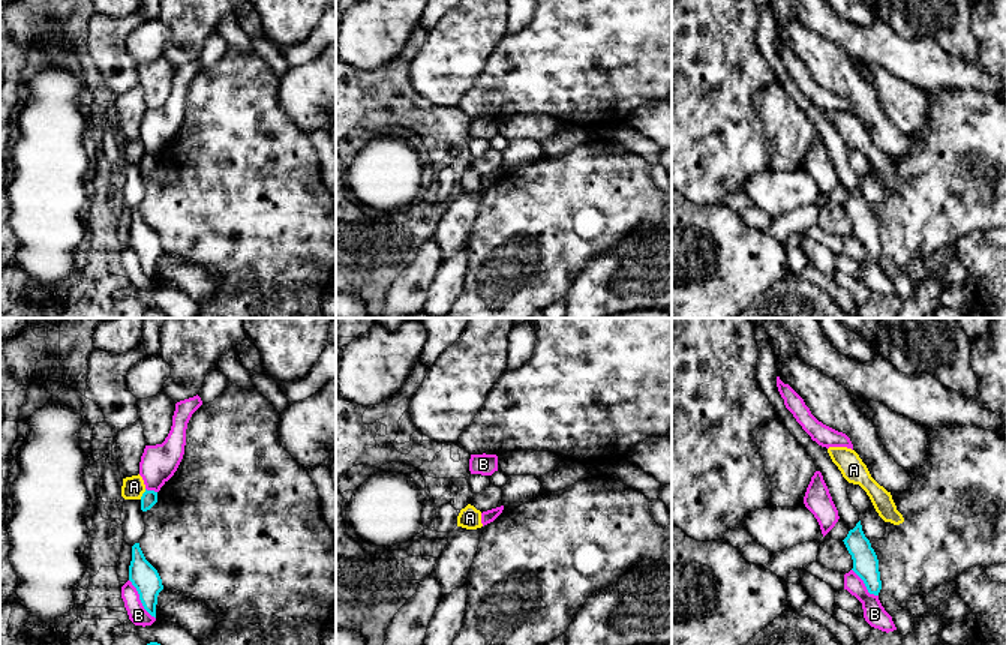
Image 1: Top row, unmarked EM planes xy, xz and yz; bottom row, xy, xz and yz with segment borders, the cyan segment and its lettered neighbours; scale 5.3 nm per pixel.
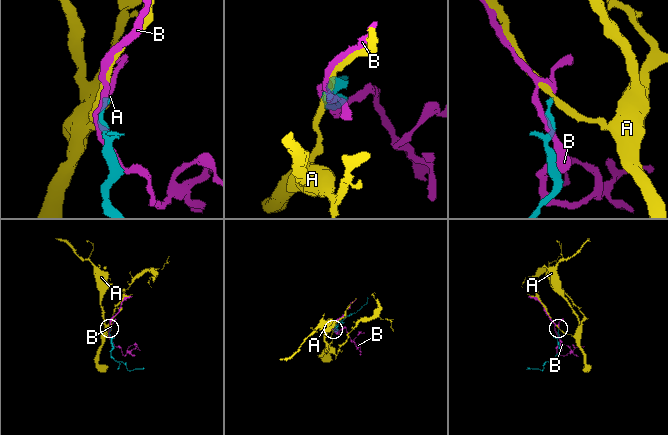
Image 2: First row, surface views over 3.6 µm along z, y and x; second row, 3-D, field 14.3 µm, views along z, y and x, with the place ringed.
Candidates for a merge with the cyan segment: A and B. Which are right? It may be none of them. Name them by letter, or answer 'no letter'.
no letter

